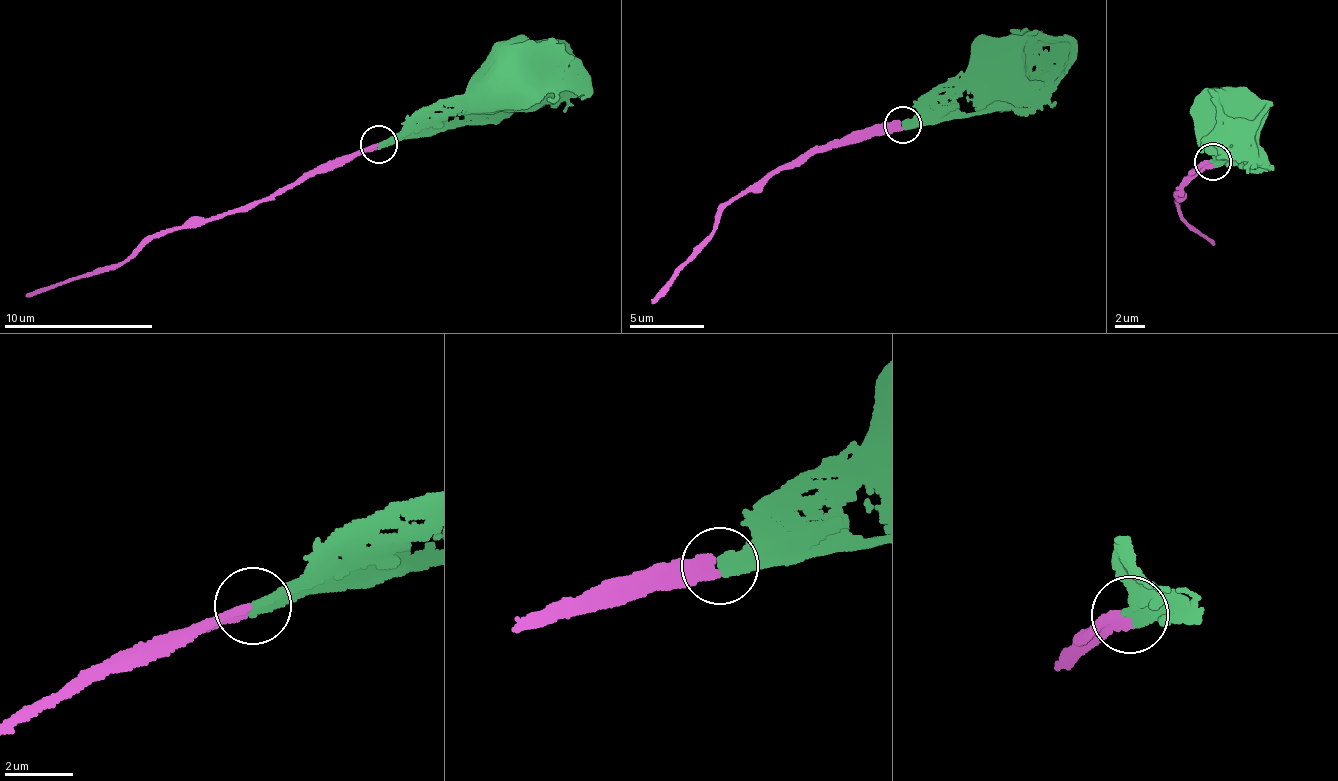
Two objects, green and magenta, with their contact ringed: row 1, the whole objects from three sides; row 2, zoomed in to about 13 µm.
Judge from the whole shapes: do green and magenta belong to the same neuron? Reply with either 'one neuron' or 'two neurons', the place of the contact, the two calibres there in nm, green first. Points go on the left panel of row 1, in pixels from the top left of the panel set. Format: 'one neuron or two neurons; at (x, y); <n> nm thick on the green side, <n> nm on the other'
one neuron; at (379, 144); 360 nm thick on the green side, 320 nm on the other

